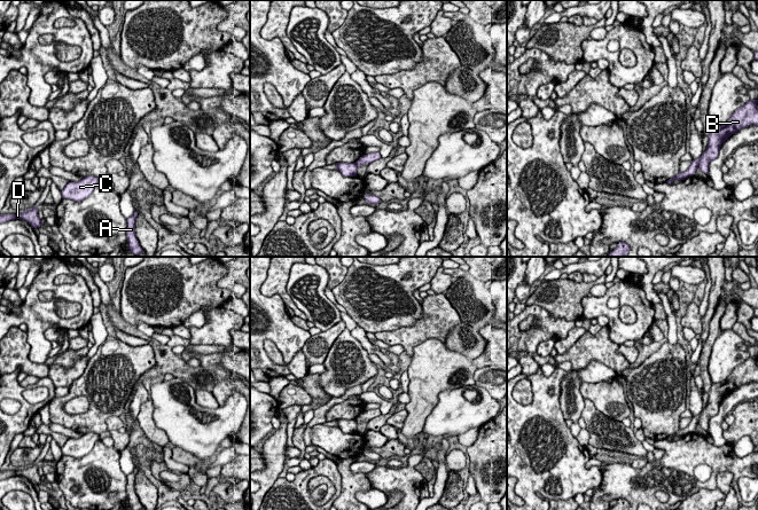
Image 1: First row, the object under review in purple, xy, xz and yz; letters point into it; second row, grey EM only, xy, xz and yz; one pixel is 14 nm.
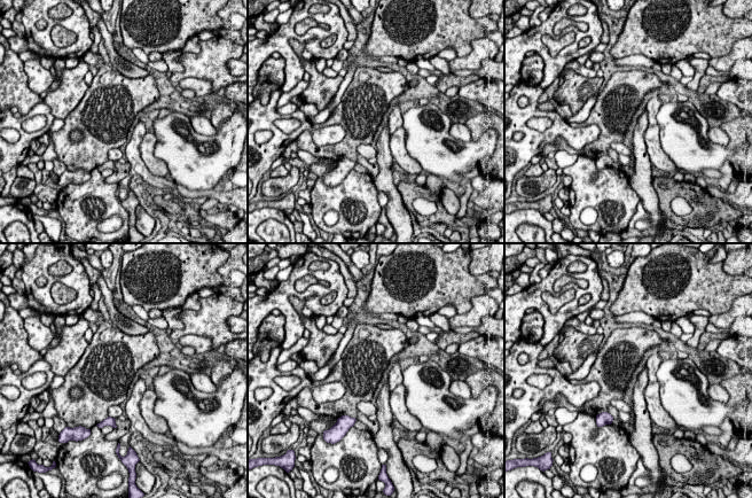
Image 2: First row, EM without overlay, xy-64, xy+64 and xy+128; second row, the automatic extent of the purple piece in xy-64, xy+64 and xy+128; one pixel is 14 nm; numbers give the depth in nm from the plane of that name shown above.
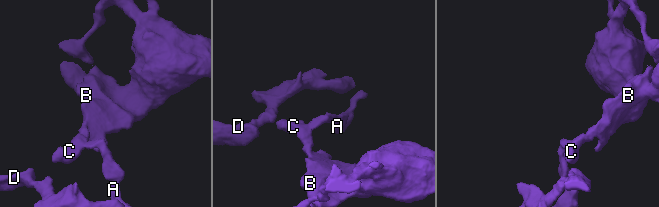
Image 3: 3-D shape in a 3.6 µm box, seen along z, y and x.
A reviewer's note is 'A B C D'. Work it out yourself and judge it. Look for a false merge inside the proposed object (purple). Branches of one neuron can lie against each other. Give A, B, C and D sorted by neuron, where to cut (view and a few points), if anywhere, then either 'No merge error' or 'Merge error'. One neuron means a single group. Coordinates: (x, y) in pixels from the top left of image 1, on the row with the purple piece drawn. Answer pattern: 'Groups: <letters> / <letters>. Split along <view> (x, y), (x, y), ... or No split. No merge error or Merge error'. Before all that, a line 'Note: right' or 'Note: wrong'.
Note: wrong
Groups: A D / B C. Split along xz (354, 163), (357, 166). Merge error

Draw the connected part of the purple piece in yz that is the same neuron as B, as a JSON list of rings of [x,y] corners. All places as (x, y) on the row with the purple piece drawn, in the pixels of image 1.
[[[749,100],[743,107],[736,109],[724,126],[713,126],[709,134],[706,150],[697,159],[691,160],[685,172],[679,172],[674,180],[685,180],[693,176],[697,168],[709,173],[710,163],[719,155],[721,144],[735,132],[750,125],[758,126],[758,100]]]

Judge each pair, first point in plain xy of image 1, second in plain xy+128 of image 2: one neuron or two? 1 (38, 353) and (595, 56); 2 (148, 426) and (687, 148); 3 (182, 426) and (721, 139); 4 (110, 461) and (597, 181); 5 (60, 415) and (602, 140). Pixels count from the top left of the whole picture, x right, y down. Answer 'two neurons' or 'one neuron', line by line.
1: two neurons
2: two neurons
3: two neurons
4: one neuron
5: one neuron

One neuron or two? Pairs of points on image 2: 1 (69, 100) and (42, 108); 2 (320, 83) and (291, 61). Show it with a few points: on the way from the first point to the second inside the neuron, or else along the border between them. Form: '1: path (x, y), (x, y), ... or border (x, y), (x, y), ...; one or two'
1: border (44, 101), (55, 117); two
2: border (314, 59), (302, 62), (304, 71); two

